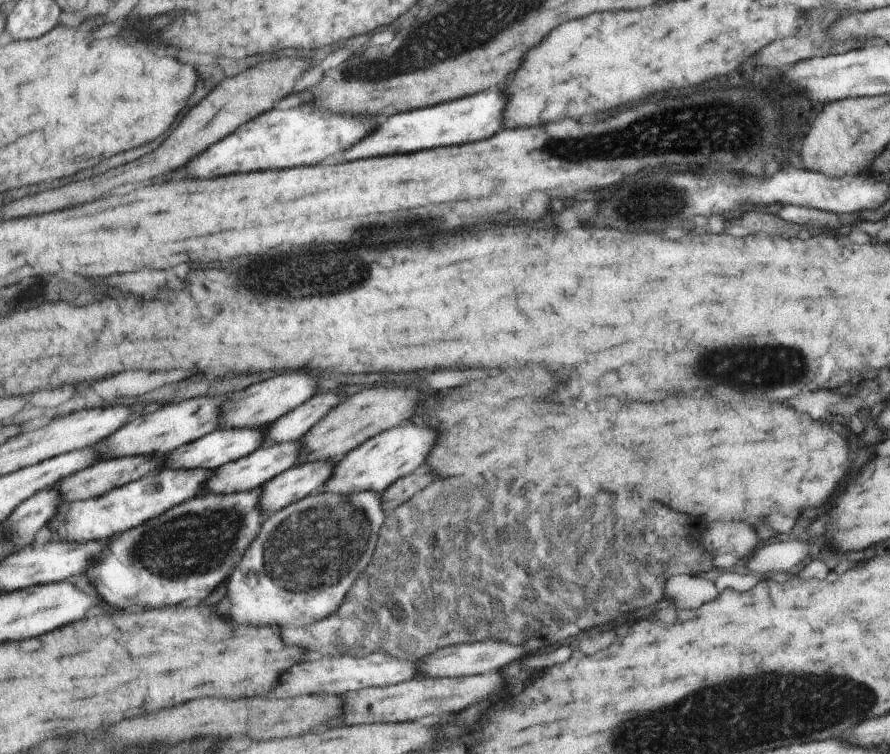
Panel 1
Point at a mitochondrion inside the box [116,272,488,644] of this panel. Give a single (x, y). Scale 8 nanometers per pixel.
(316, 553)

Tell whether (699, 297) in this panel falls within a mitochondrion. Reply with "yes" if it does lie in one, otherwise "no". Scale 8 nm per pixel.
no

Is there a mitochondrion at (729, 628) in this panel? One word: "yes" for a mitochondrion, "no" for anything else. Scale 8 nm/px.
no

